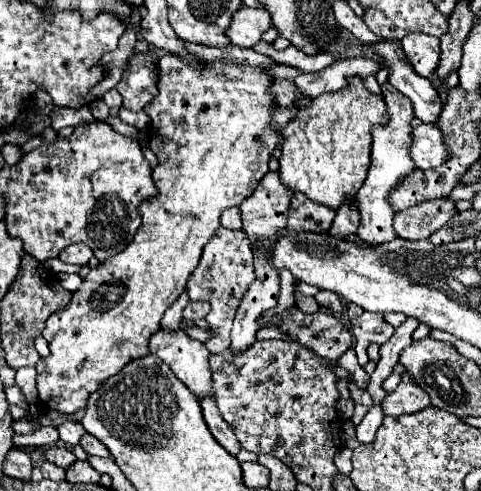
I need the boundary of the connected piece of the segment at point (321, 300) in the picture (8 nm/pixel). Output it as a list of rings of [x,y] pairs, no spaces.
[[[320,291],[314,299],[318,301],[318,305],[330,307],[334,317],[337,319],[341,318],[343,307],[339,297],[335,293],[332,293],[332,291]]]

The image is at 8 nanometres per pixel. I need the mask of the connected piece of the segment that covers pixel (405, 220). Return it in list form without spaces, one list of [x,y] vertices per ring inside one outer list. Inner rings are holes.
[[[448,197],[432,199],[396,213],[394,231],[402,239],[428,239],[432,233],[444,227],[454,217],[454,213],[456,201]]]

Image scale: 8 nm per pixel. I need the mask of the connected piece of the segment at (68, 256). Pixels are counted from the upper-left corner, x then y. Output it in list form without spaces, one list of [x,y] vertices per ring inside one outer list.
[[[74,243],[74,245],[66,247],[66,249],[62,249],[58,257],[60,257],[64,263],[84,265],[84,263],[88,263],[88,259],[92,257],[92,251],[90,251],[90,247],[86,247],[86,243]]]

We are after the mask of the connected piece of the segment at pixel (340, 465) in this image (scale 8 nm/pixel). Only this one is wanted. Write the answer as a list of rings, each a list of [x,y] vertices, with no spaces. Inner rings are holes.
[[[347,447],[340,450],[341,451],[337,451],[336,455],[334,456],[334,463],[342,475],[350,475],[353,468],[351,461],[353,452]]]

